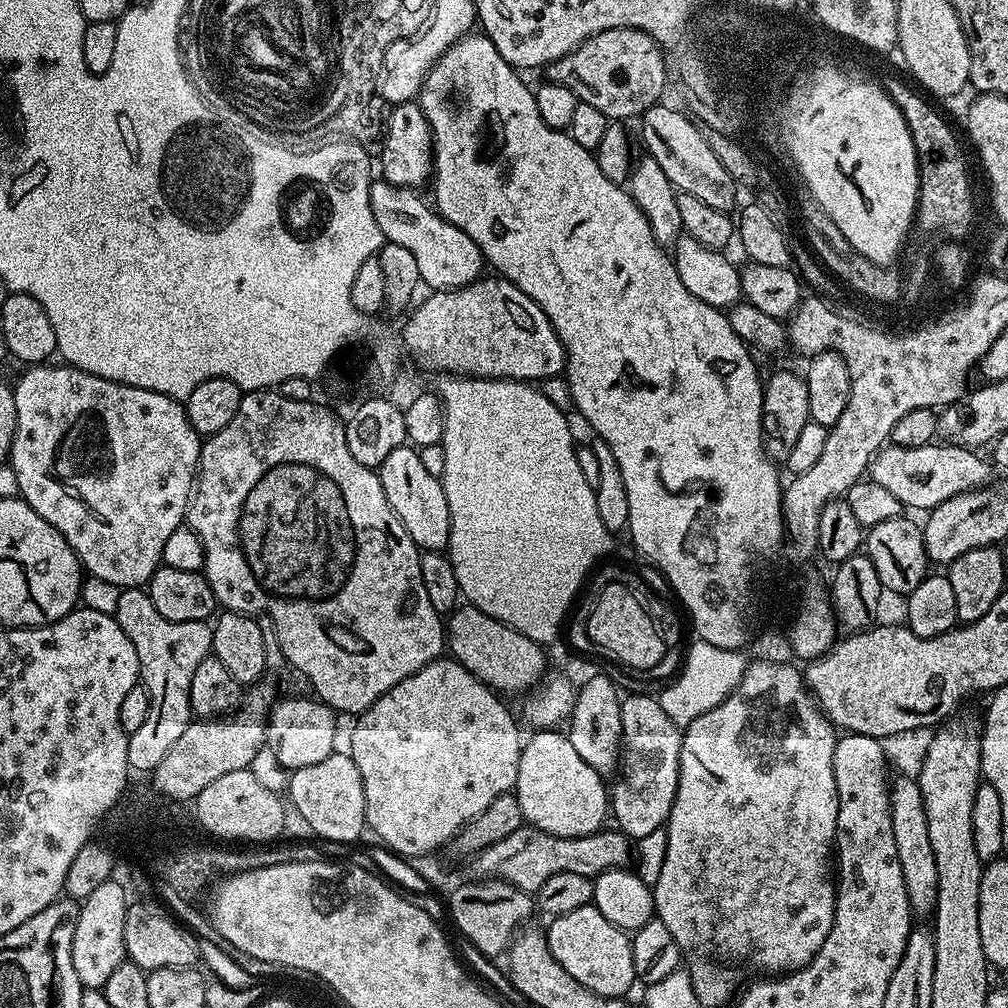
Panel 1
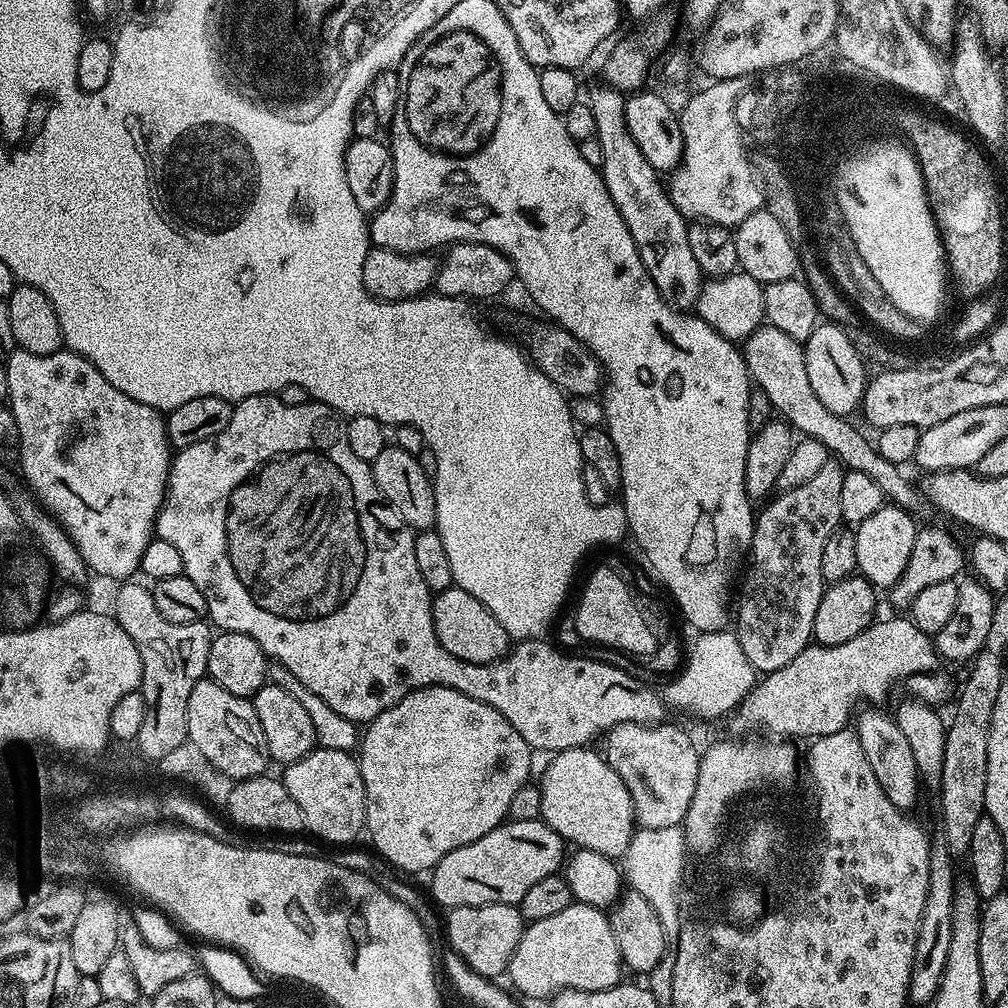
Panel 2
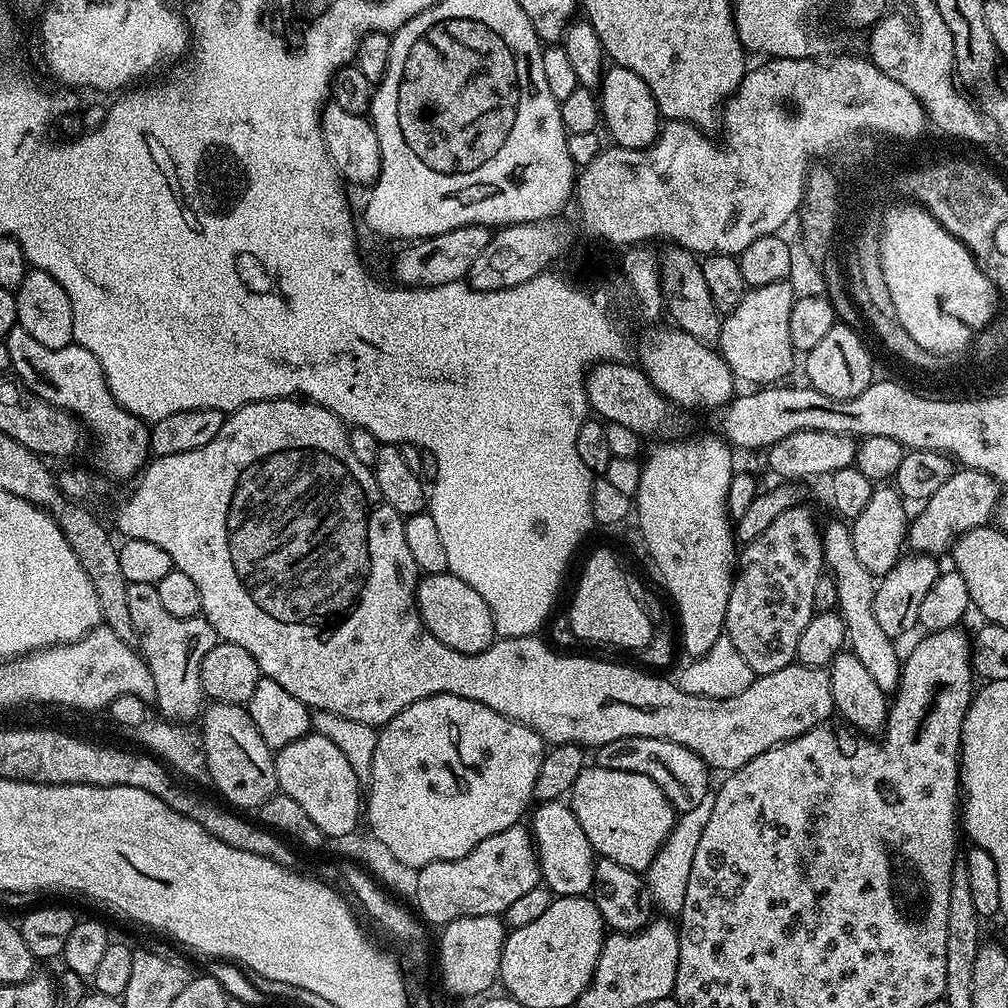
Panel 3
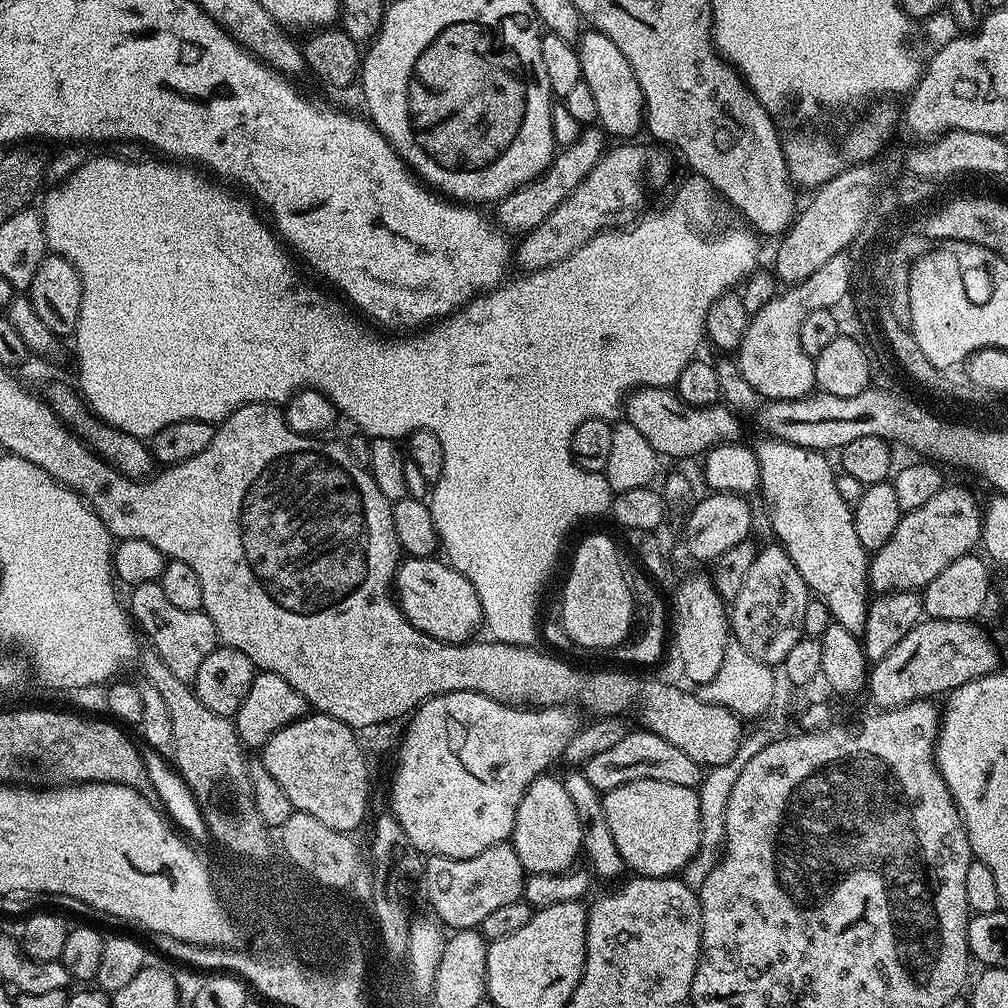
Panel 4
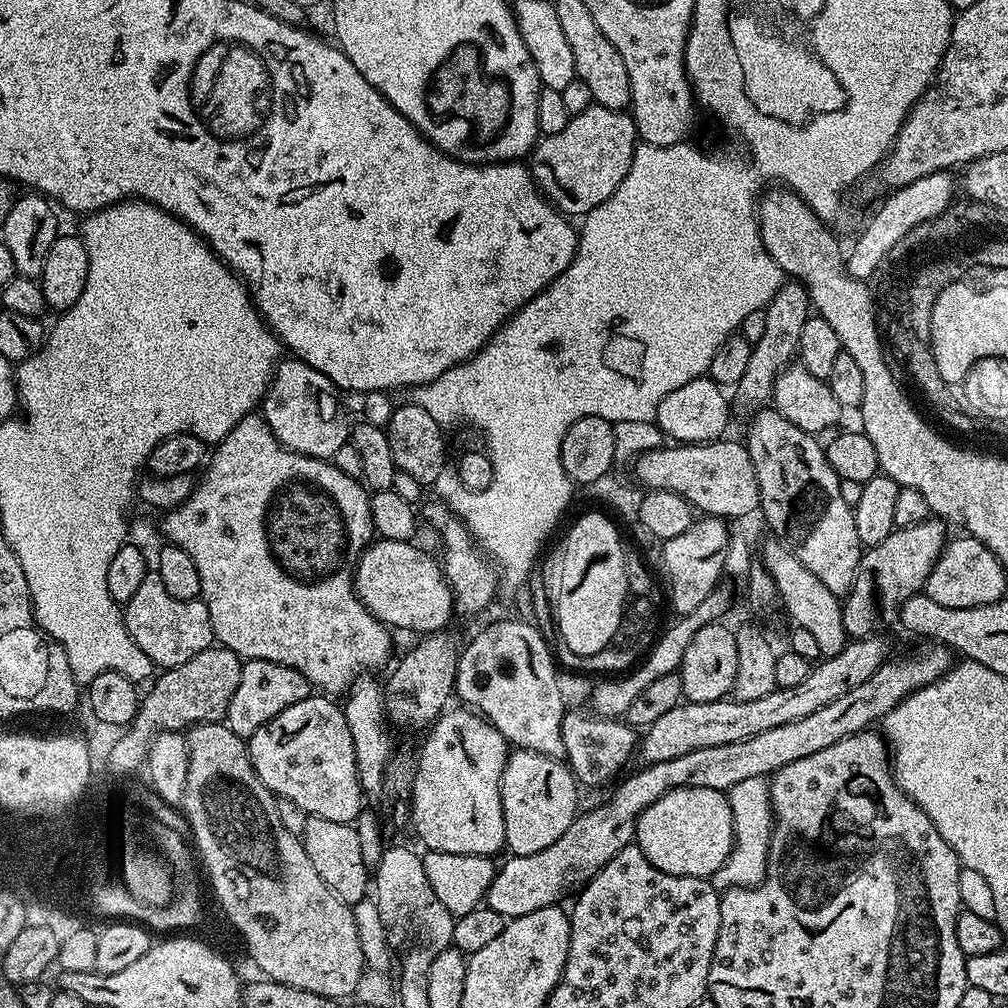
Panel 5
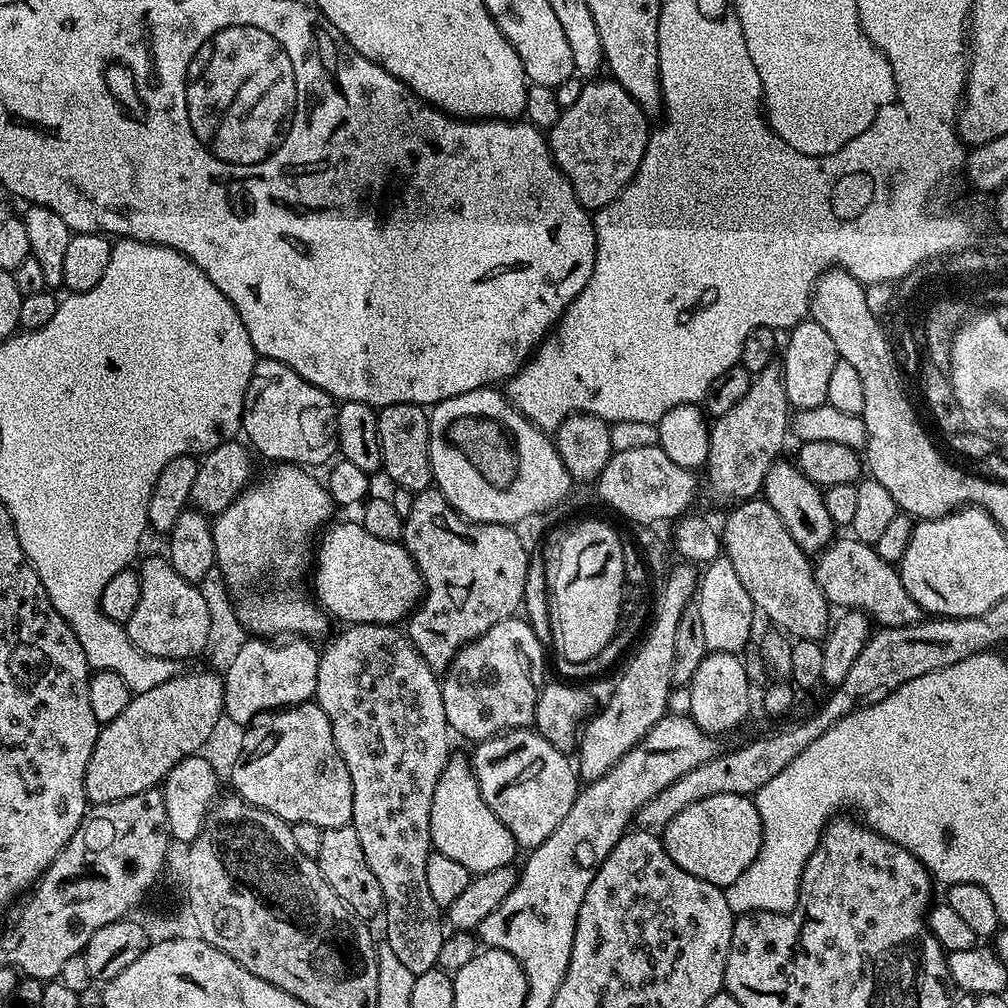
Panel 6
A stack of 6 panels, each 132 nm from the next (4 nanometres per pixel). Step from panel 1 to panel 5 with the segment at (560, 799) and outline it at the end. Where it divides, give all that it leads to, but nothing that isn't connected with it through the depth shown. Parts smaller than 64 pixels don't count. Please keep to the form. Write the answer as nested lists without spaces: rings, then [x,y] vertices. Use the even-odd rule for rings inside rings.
[[[679,788],[670,791],[658,802],[654,802],[641,814],[636,823],[636,835],[634,837],[635,847],[642,850],[642,854],[646,854],[646,858],[658,870],[662,870],[666,874],[674,874],[675,876],[689,876],[690,878],[710,878],[717,870],[724,866],[728,860],[729,853],[735,847],[736,835],[734,834],[734,822],[732,821],[732,808],[728,805],[727,795],[718,790],[710,790],[709,788]]]

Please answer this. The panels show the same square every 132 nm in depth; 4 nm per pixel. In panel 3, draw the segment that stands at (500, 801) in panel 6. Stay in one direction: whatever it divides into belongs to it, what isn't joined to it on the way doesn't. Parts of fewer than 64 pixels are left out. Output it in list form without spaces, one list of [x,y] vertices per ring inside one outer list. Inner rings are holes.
[[[558,800],[537,803],[535,808],[531,813],[530,831],[536,841],[536,854],[540,857],[541,881],[551,890],[553,897],[588,896],[592,891],[598,857],[578,826],[578,818],[574,818],[567,803]]]

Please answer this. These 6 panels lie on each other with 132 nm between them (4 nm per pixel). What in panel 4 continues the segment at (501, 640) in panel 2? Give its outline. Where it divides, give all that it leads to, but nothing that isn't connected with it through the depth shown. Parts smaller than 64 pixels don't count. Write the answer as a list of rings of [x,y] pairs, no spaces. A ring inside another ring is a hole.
[[[408,556],[401,559],[396,567],[396,579],[394,581],[394,595],[397,604],[400,605],[406,617],[414,627],[430,634],[435,640],[441,640],[447,644],[462,644],[469,639],[468,636],[476,627],[481,627],[482,613],[480,611],[480,599],[474,590],[474,586],[457,568],[445,562],[436,560],[432,556]]]

